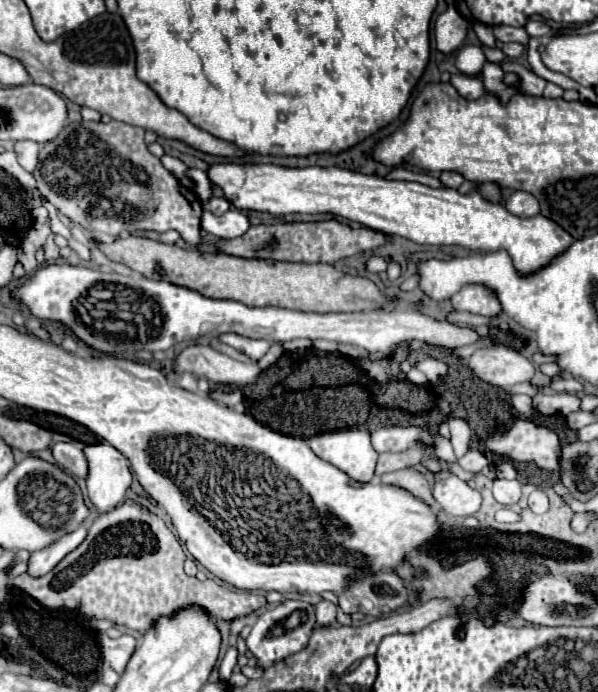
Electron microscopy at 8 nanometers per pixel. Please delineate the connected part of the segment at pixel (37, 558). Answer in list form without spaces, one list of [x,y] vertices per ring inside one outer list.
[[[80,525],[76,531],[60,537],[58,541],[54,541],[52,545],[32,553],[30,557],[30,567],[28,567],[28,573],[32,577],[42,577],[46,575],[48,571],[52,571],[68,553],[72,553],[74,549],[78,549],[78,545],[86,539],[88,535],[88,525]]]

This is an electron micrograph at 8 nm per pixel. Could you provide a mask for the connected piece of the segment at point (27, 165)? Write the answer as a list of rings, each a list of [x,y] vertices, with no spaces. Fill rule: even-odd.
[[[16,141],[14,143],[14,153],[18,157],[18,163],[26,171],[34,171],[36,169],[38,151],[40,151],[40,145],[38,143],[32,143],[32,141]]]

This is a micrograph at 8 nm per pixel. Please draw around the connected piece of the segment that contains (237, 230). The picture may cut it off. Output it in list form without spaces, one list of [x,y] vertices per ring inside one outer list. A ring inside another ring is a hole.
[[[206,209],[202,213],[202,229],[210,235],[220,237],[220,239],[240,237],[248,231],[248,227],[250,227],[248,219],[236,209],[228,209],[222,215],[212,215]]]

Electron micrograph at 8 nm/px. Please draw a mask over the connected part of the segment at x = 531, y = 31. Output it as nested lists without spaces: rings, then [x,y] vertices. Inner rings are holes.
[[[528,21],[524,29],[526,29],[526,33],[530,37],[542,37],[542,35],[548,35],[550,33],[550,27],[544,21]]]

